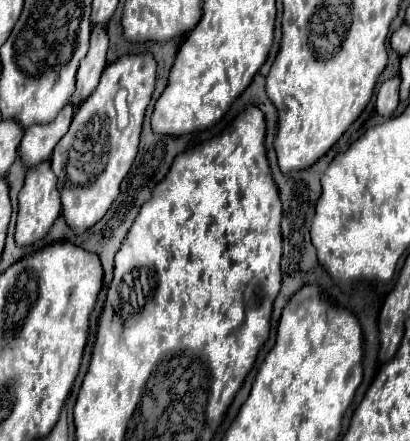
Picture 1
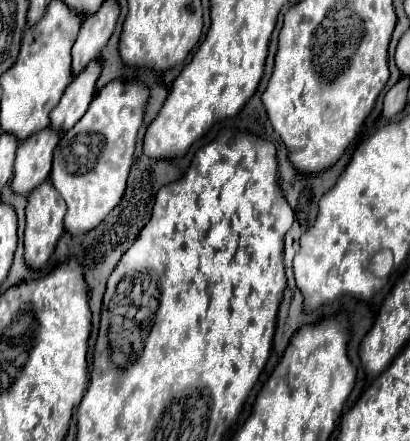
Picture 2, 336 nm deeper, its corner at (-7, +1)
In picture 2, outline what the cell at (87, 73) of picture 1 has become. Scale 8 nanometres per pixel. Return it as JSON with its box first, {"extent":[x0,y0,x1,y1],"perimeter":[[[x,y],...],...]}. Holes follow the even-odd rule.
{"extent":[50,59,102,133],"perimeter":[[[92,59],[92,63],[88,63],[88,67],[68,85],[68,91],[62,95],[60,103],[56,105],[56,111],[52,111],[50,127],[56,127],[56,131],[64,133],[82,119],[82,115],[94,99],[96,81],[100,73],[102,61]]]}

